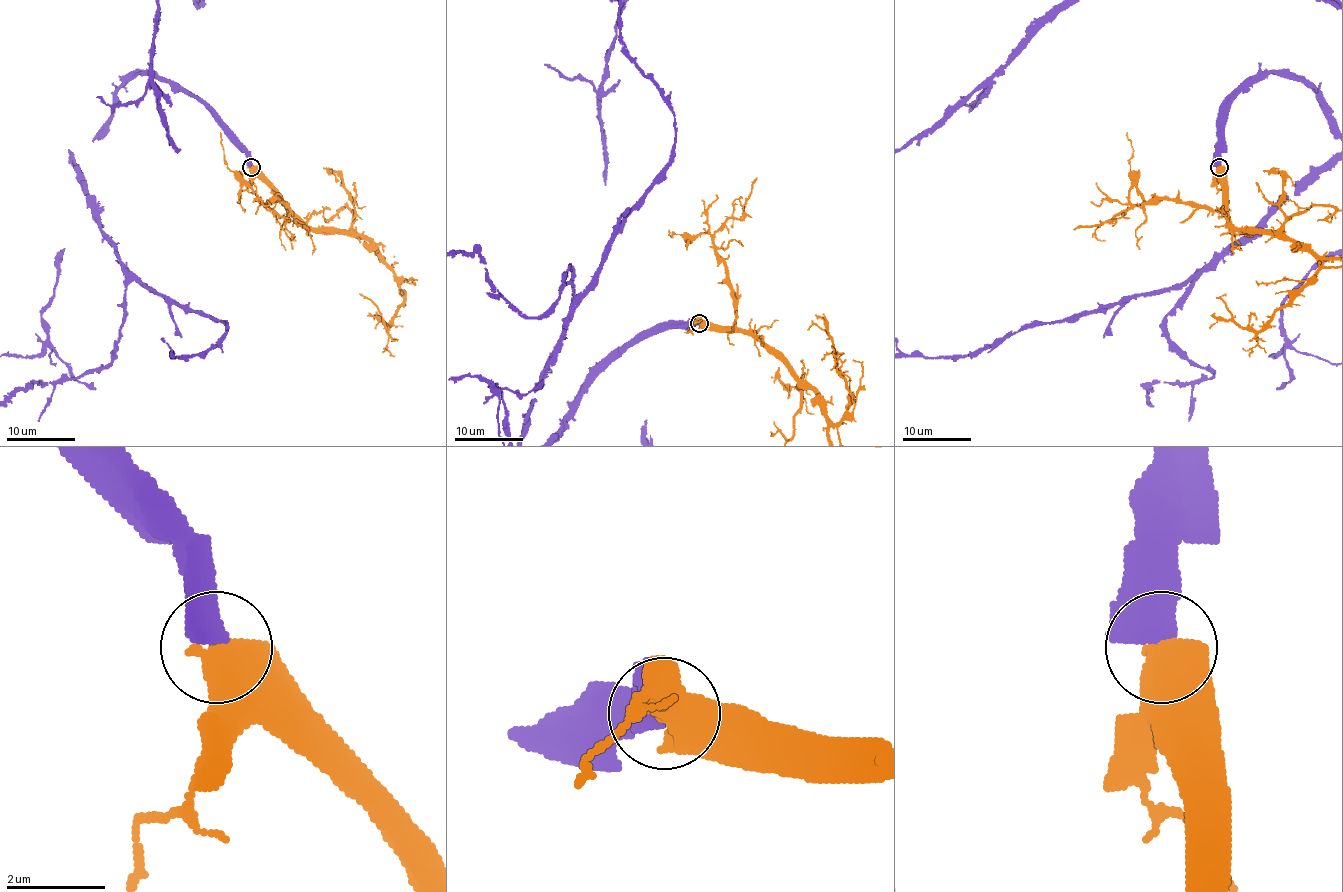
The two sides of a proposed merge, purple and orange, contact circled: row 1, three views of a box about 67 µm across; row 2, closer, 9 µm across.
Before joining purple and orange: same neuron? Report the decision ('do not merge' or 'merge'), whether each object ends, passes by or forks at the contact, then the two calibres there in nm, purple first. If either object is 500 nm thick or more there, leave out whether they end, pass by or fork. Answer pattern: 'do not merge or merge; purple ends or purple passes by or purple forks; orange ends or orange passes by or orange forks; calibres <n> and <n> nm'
do not merge; calibres 650 and 750 nm

